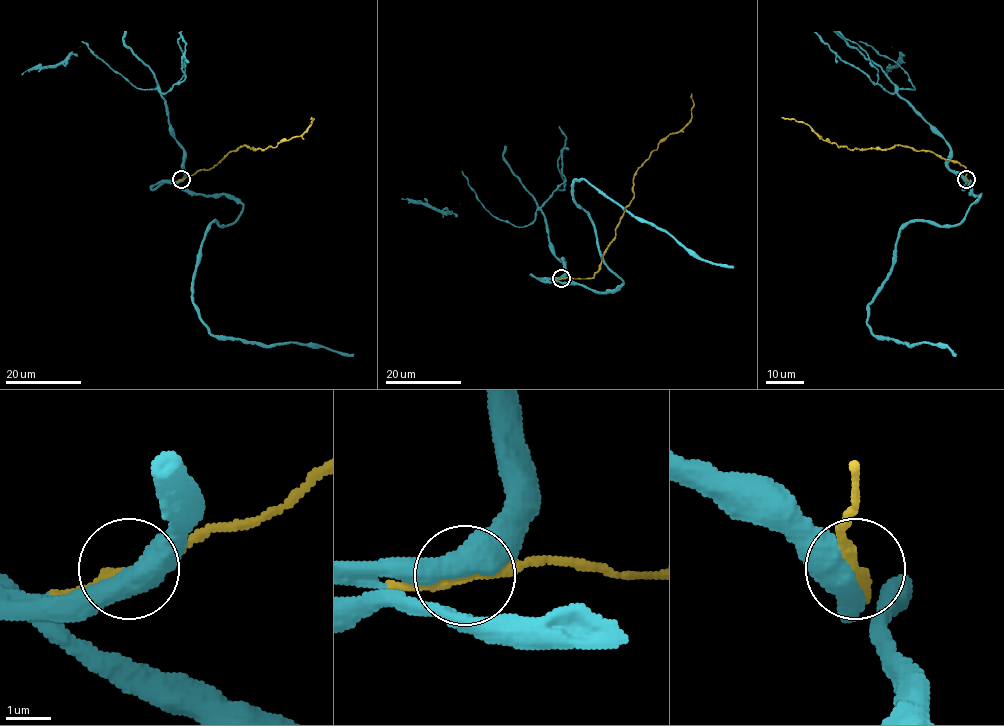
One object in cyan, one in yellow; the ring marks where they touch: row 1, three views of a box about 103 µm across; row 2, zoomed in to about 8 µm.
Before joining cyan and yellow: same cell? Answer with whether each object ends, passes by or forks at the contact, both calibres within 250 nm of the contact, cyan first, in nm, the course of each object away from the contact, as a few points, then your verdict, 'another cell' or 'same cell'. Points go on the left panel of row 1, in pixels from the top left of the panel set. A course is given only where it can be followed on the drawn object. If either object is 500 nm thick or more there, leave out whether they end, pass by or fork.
calibres 500 and 260 nm; course cyan (181, 179), (243, 206), (201, 245), (192, 303), (211, 334), (353, 354); course yellow (181, 179), (210, 169), (244, 145), (262, 150), (299, 136), (311, 125), (311, 117); same cell

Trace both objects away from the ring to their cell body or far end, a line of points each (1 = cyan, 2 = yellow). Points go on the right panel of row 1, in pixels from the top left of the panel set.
1: (966, 179), (980, 195), (966, 217), (900, 230), (888, 279), (868, 306), (876, 336), (954, 354)
2: (967, 179), (967, 169), (933, 152), (900, 145), (883, 150), (838, 147), (824, 140), (808, 125), (781, 117)

